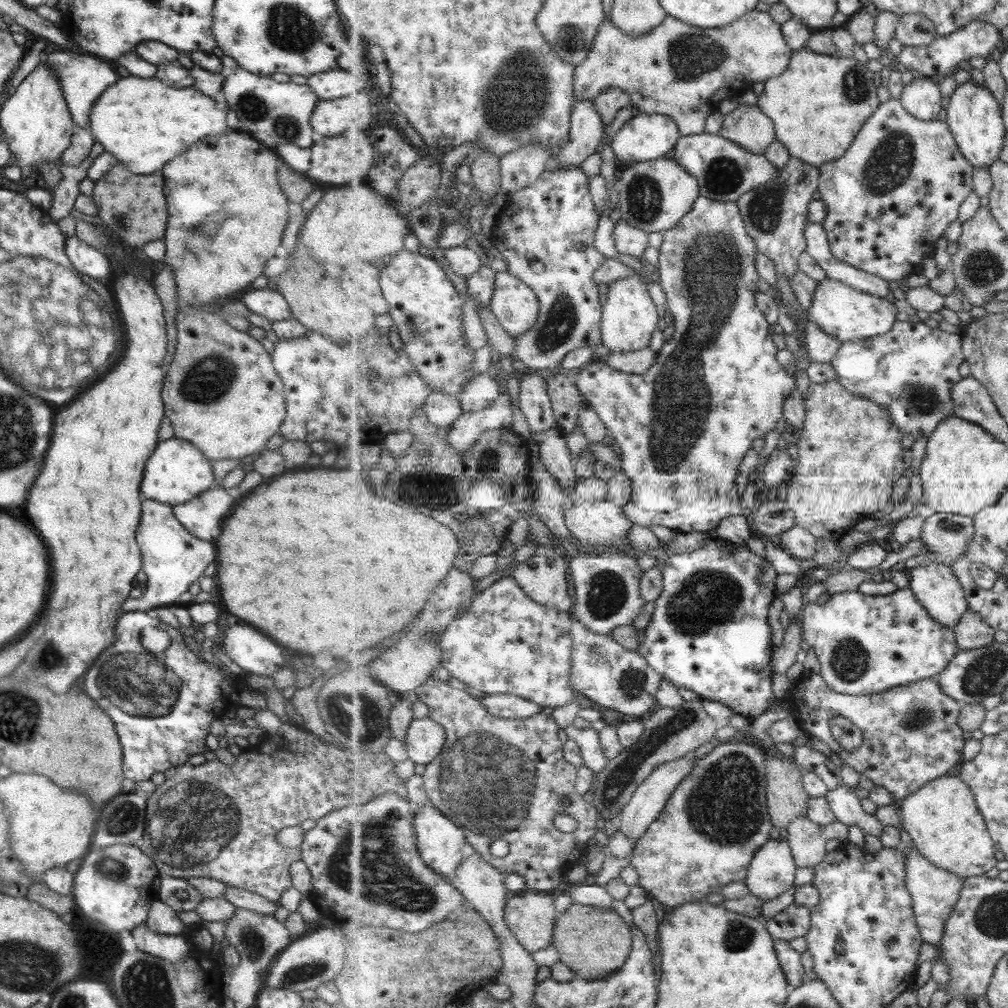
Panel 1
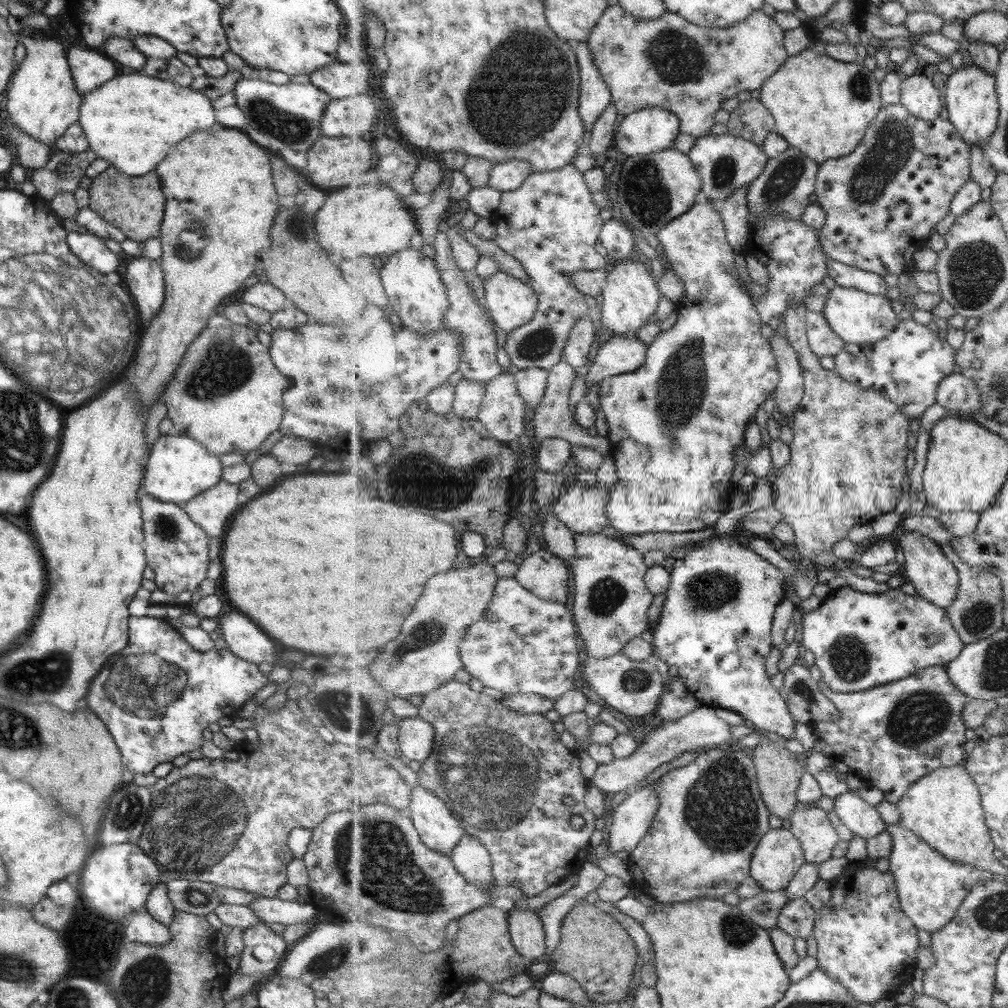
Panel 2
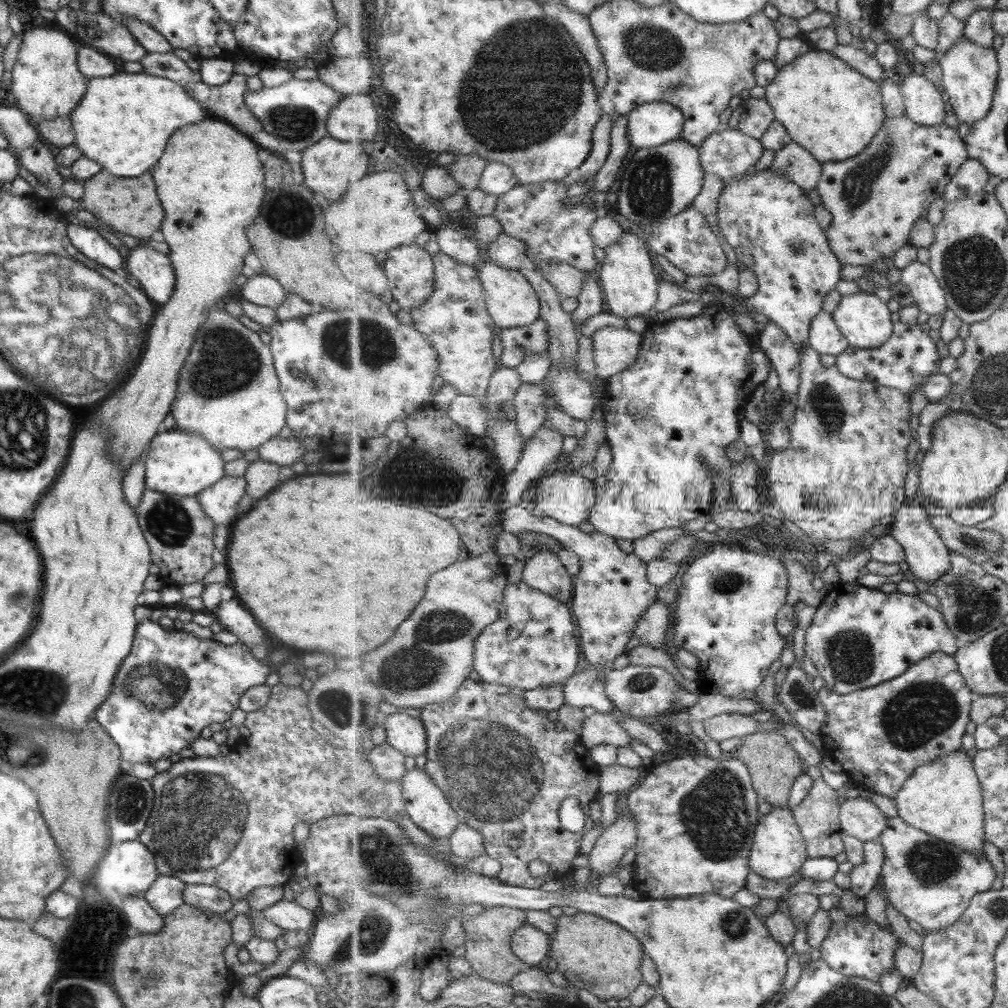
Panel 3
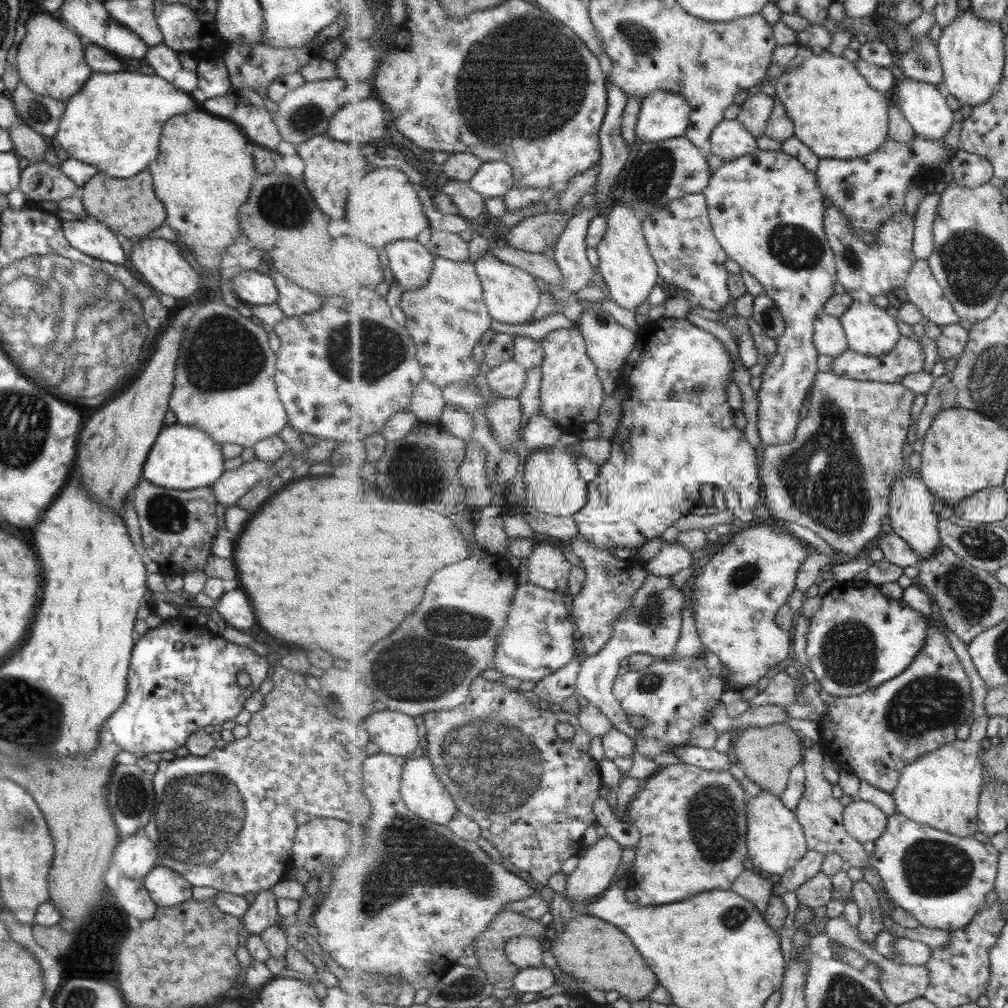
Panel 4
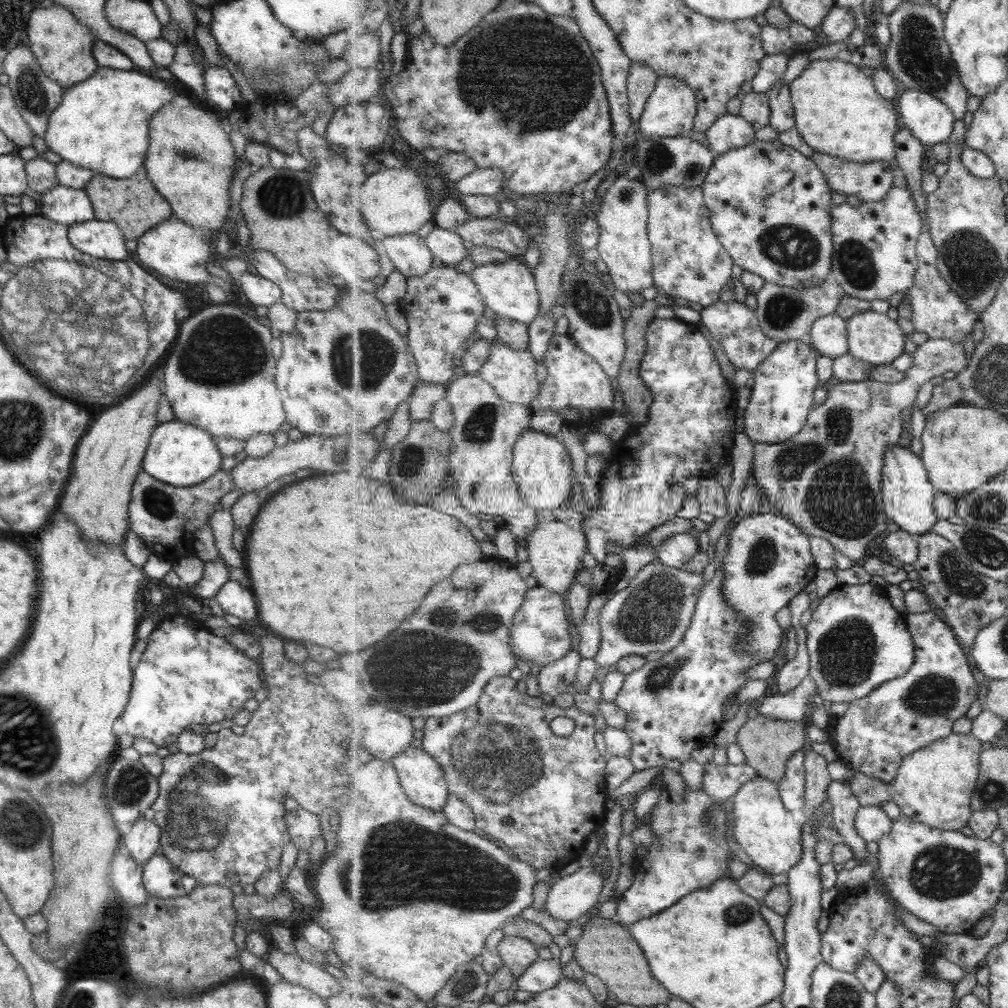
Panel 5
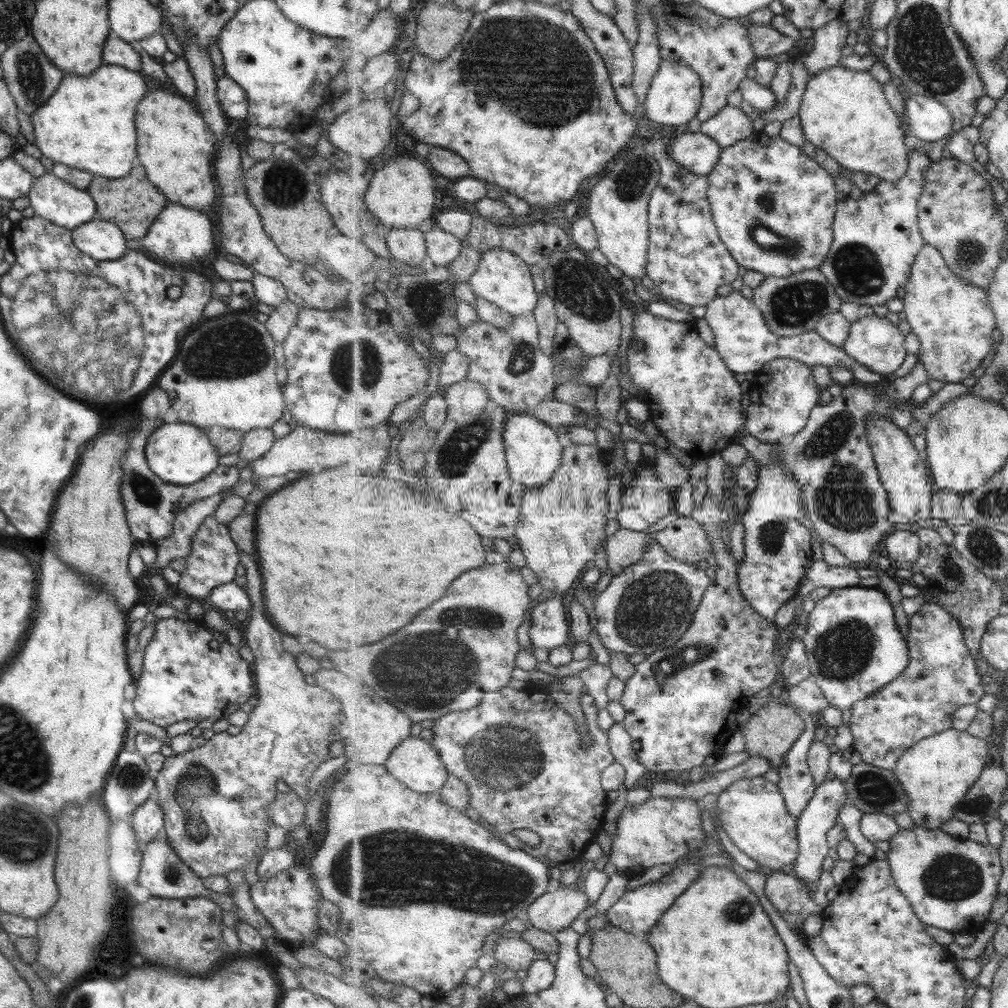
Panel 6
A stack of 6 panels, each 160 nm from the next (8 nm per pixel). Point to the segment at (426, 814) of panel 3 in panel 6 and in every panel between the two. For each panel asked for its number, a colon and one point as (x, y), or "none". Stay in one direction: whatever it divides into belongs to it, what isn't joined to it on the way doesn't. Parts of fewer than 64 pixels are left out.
4: (422, 789)
5: (423, 779)
6: (416, 762)

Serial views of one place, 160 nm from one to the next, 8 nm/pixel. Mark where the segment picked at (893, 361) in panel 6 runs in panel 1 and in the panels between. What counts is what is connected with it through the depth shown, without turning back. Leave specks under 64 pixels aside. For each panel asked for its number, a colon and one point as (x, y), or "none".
1: (848, 314)
2: (858, 317)
3: (866, 321)
4: (871, 331)
5: (873, 336)

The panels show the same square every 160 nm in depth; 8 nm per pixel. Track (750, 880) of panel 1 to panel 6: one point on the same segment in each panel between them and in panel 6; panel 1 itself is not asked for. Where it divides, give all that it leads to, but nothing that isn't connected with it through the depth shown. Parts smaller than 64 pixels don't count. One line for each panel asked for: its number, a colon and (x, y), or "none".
2: (780, 854)
3: (779, 850)
4: (776, 840)
5: (766, 830)
6: (753, 811)

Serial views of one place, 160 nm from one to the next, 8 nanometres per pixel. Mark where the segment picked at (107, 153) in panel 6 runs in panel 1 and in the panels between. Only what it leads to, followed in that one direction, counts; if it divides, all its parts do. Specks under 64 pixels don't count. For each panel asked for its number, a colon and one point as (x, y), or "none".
1: (143, 124)
2: (137, 119)
3: (121, 123)
4: (113, 123)
5: (101, 124)

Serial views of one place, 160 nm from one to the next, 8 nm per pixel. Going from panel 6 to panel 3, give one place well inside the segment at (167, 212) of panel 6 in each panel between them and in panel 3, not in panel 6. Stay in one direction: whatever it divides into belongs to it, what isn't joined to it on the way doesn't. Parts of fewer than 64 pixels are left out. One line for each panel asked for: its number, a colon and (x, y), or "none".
3: (153, 272)
4: (160, 263)
5: (178, 252)

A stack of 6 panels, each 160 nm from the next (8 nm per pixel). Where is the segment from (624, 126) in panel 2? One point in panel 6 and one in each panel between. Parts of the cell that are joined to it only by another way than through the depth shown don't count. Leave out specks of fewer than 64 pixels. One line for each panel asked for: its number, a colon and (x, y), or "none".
3: (652, 124)
4: (664, 114)
5: (672, 107)
6: (676, 94)

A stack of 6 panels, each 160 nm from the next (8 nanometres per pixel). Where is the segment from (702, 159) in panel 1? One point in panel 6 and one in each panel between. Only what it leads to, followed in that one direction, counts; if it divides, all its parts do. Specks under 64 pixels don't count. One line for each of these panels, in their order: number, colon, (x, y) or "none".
2: (726, 163)
3: (730, 153)
4: (731, 139)
5: (729, 132)
6: (731, 125)

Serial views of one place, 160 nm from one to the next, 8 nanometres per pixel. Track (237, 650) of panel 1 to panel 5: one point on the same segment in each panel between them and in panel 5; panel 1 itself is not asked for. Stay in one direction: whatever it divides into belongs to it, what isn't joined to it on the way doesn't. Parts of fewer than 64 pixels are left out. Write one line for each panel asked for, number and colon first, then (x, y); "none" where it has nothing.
2: (243, 639)
3: (231, 617)
4: (234, 608)
5: (234, 600)

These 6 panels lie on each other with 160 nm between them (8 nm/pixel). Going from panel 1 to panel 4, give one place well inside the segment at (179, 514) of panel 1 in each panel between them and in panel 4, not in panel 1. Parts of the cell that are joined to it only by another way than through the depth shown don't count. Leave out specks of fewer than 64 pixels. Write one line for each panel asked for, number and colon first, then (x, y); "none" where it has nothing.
2: (211, 509)
3: (219, 501)
4: (232, 484)

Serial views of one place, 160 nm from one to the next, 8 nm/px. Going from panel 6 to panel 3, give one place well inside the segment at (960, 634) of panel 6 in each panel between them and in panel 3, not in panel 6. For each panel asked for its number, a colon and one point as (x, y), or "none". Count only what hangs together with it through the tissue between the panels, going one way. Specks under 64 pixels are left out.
3: (881, 735)
4: (874, 734)
5: (875, 734)

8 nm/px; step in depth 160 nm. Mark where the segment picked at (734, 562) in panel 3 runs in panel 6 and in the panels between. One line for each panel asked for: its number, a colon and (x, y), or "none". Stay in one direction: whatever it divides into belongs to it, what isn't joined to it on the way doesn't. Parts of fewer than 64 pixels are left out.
4: (736, 597)
5: (769, 561)
6: (778, 549)

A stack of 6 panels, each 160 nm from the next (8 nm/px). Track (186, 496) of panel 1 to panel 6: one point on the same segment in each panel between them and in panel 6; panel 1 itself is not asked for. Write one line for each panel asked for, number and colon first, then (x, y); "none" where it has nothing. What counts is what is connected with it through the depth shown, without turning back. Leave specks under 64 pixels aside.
2: (179, 468)
3: (182, 463)
4: (182, 458)
5: (178, 454)
6: (179, 454)

